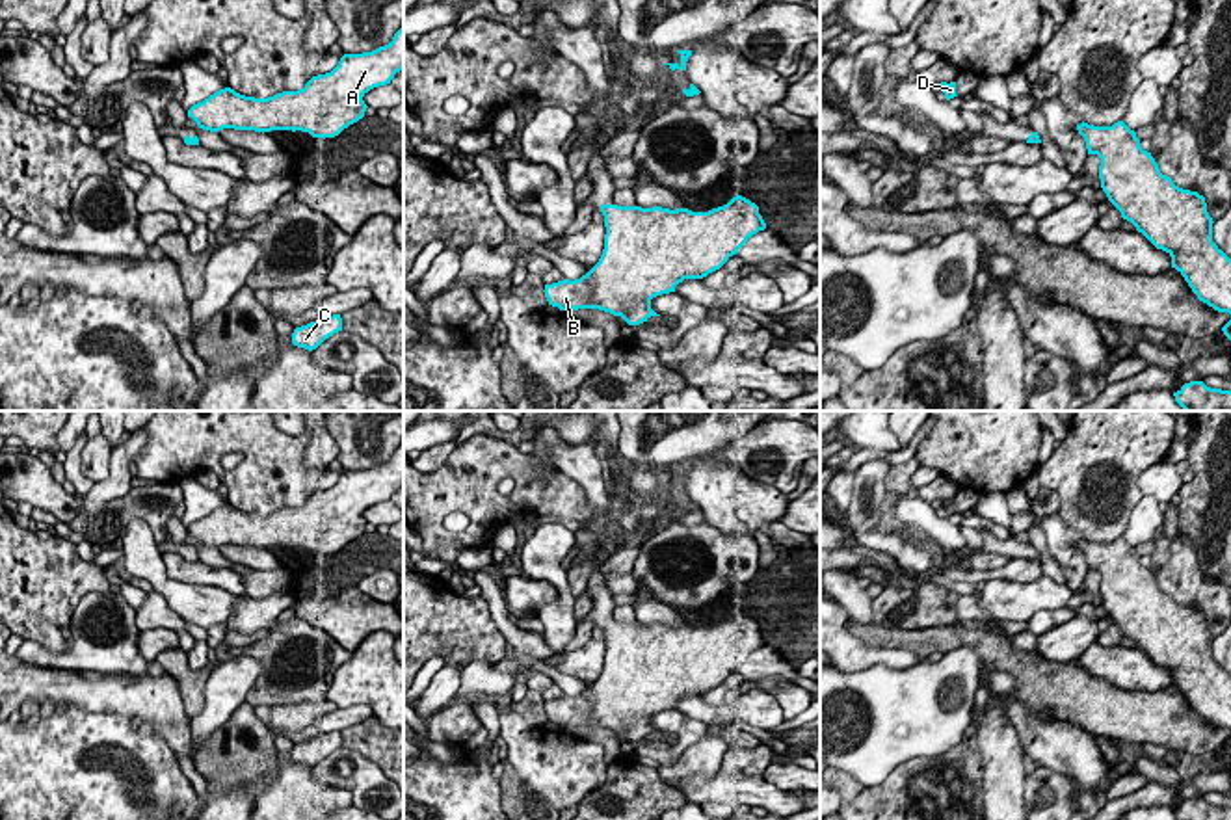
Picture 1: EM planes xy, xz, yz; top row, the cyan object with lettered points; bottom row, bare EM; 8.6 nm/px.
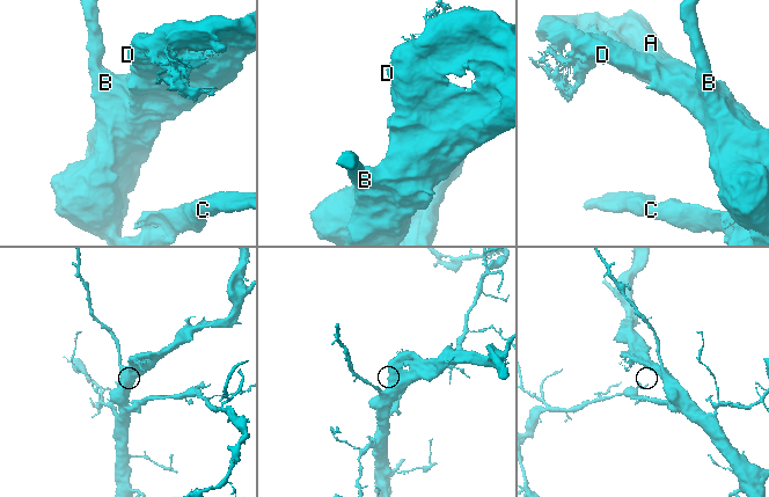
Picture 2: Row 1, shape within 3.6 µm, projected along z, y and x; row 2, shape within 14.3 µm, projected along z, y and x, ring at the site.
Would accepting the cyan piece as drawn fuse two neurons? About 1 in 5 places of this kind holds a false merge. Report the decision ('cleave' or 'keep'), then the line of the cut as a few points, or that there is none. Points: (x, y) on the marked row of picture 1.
keep; no cut

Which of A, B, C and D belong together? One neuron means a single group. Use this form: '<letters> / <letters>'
A B C D

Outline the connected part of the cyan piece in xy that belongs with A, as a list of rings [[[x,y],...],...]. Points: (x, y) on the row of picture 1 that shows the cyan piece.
[[[404,24],[392,41],[372,52],[344,54],[325,74],[312,76],[303,89],[283,91],[268,99],[219,89],[188,110],[199,128],[234,130],[301,130],[312,138],[335,138],[364,117],[363,97],[390,84],[404,69]]]

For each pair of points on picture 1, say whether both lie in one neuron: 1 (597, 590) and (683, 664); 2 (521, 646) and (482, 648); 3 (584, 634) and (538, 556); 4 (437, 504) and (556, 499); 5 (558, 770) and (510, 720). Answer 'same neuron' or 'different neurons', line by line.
1: same neuron
2: different neurons
3: different neurons
4: same neuron
5: same neuron

